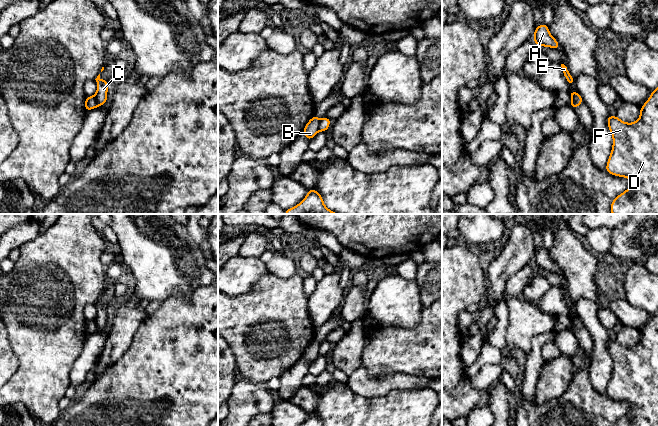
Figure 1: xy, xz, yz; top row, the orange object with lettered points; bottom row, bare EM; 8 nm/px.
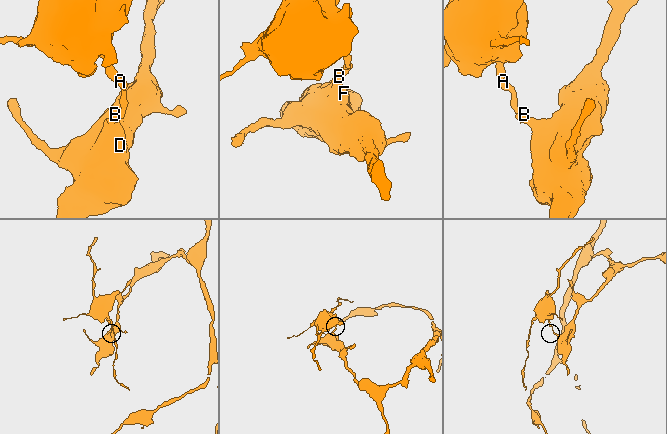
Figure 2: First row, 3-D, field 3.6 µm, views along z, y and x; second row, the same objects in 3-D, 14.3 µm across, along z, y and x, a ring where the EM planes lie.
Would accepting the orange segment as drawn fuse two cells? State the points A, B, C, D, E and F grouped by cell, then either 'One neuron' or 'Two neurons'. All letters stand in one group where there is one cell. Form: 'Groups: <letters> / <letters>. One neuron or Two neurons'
Groups: A C E / B D F. Two neurons

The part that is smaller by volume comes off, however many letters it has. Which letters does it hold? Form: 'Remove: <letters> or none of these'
Remove: A, C, E

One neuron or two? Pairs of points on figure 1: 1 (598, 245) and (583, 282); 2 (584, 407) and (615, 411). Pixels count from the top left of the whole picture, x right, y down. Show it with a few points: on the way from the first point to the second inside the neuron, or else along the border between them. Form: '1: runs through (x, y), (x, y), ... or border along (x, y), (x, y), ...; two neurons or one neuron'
1: border along (583, 239), (585, 244), (594, 252); two neurons
2: runs through (592, 411), (607, 411); one neuron

